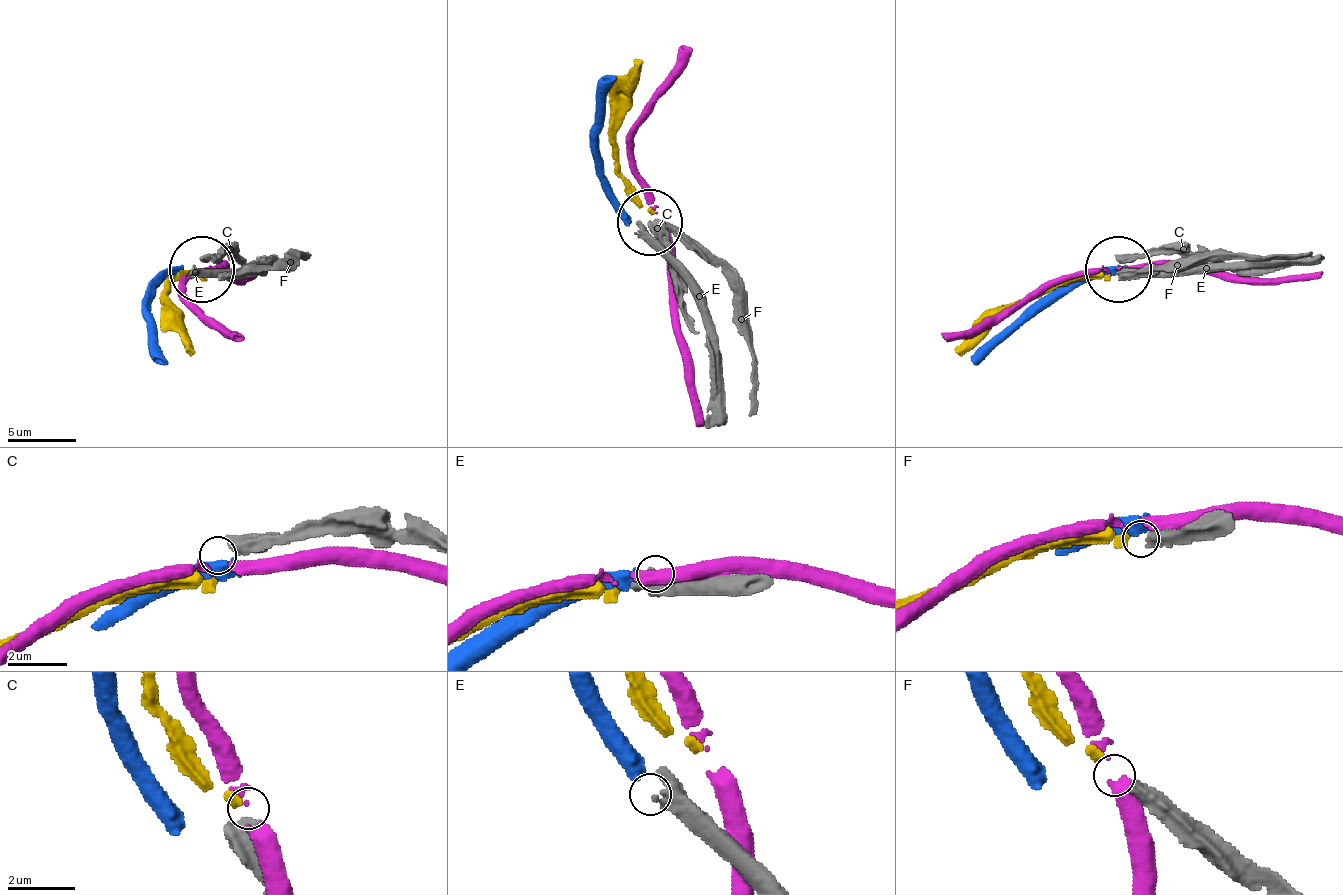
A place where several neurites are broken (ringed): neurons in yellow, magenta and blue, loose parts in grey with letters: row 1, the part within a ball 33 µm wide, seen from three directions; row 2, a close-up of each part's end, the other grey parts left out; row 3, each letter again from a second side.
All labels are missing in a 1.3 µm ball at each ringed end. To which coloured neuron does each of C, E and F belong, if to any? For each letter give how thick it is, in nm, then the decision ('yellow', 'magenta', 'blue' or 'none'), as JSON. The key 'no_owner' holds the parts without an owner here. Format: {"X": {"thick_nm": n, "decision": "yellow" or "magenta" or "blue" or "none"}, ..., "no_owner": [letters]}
{"C": {"thick_nm": 600, "decision": "none"}, "E": {"thick_nm": 550, "decision": "blue"}, "F": {"thick_nm": 440, "decision": "yellow"}, "no_owner": ["C"]}

